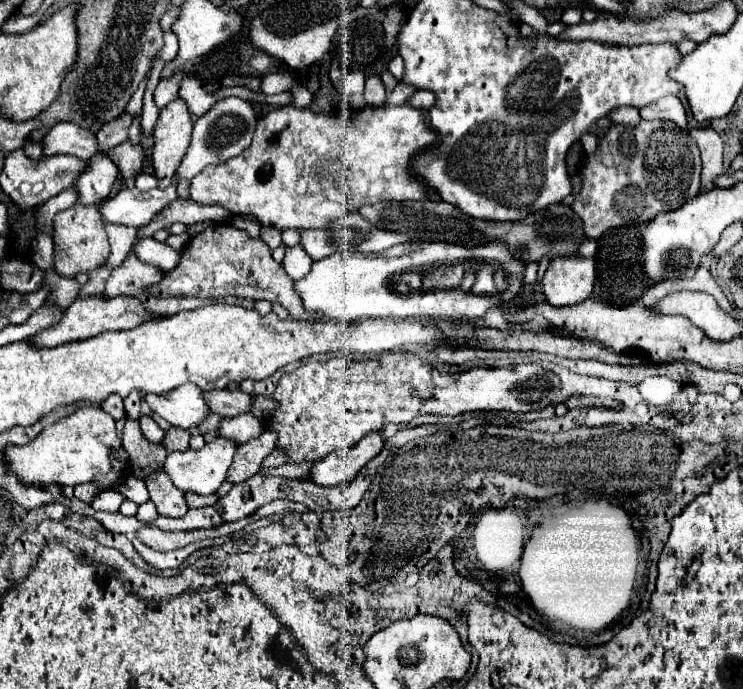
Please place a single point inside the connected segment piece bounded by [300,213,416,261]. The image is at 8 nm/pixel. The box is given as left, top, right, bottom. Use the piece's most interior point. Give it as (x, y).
(352, 232)

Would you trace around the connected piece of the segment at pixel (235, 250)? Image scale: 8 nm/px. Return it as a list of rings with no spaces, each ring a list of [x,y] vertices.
[[[212,225],[200,235],[196,235],[188,247],[182,251],[178,265],[168,271],[160,283],[146,287],[148,295],[166,297],[242,297],[252,301],[278,301],[288,311],[290,317],[302,319],[300,301],[292,291],[292,281],[286,279],[284,267],[272,259],[272,251],[262,239],[250,239],[244,231],[230,225]]]

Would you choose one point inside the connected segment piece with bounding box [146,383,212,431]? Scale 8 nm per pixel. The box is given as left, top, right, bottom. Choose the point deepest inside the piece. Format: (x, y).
(186, 408)

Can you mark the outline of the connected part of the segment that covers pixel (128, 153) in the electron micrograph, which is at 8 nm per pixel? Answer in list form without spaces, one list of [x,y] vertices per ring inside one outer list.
[[[124,141],[118,147],[108,149],[106,155],[110,155],[110,159],[120,167],[120,173],[126,179],[128,187],[134,187],[134,179],[128,179],[128,177],[134,177],[134,173],[140,173],[144,167],[142,147],[132,147],[130,141]]]

